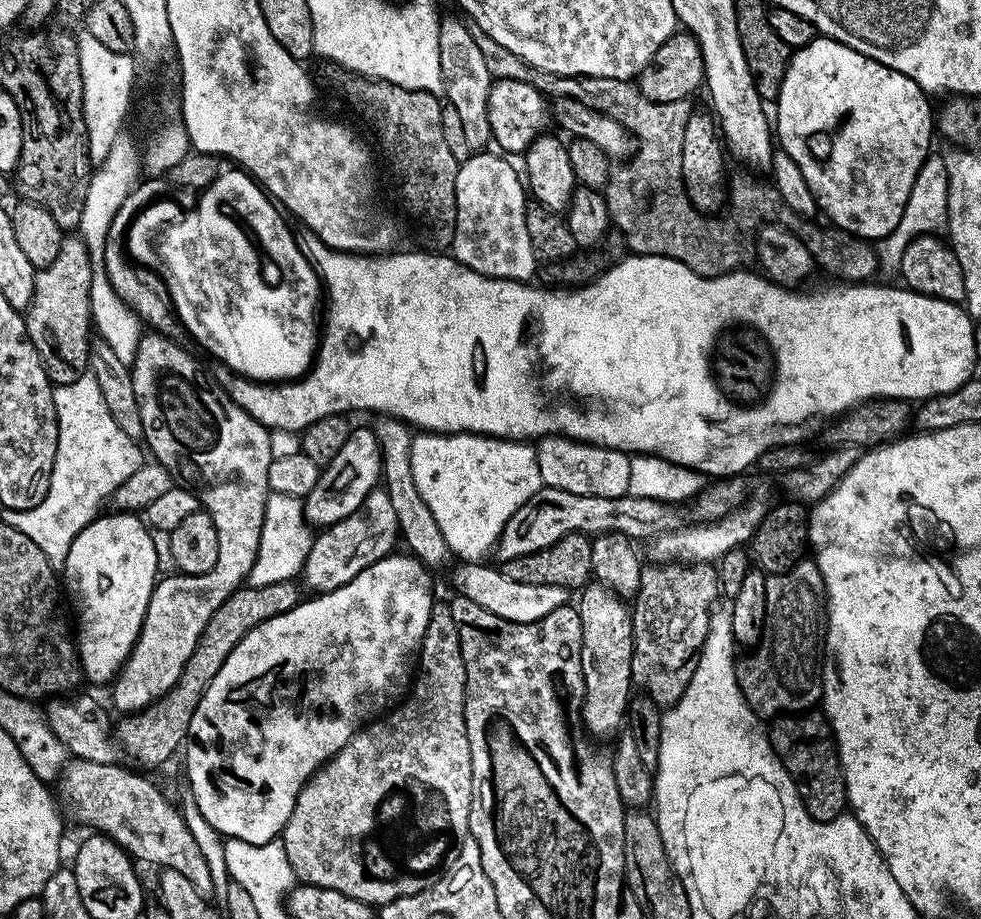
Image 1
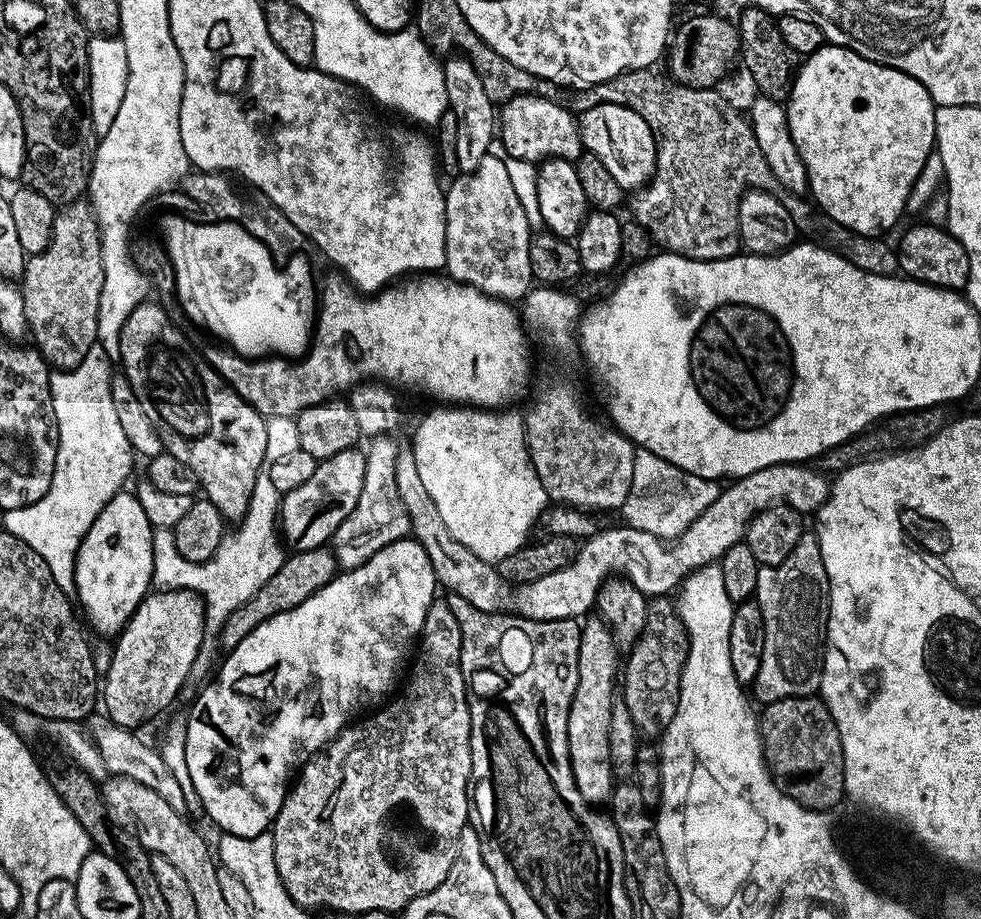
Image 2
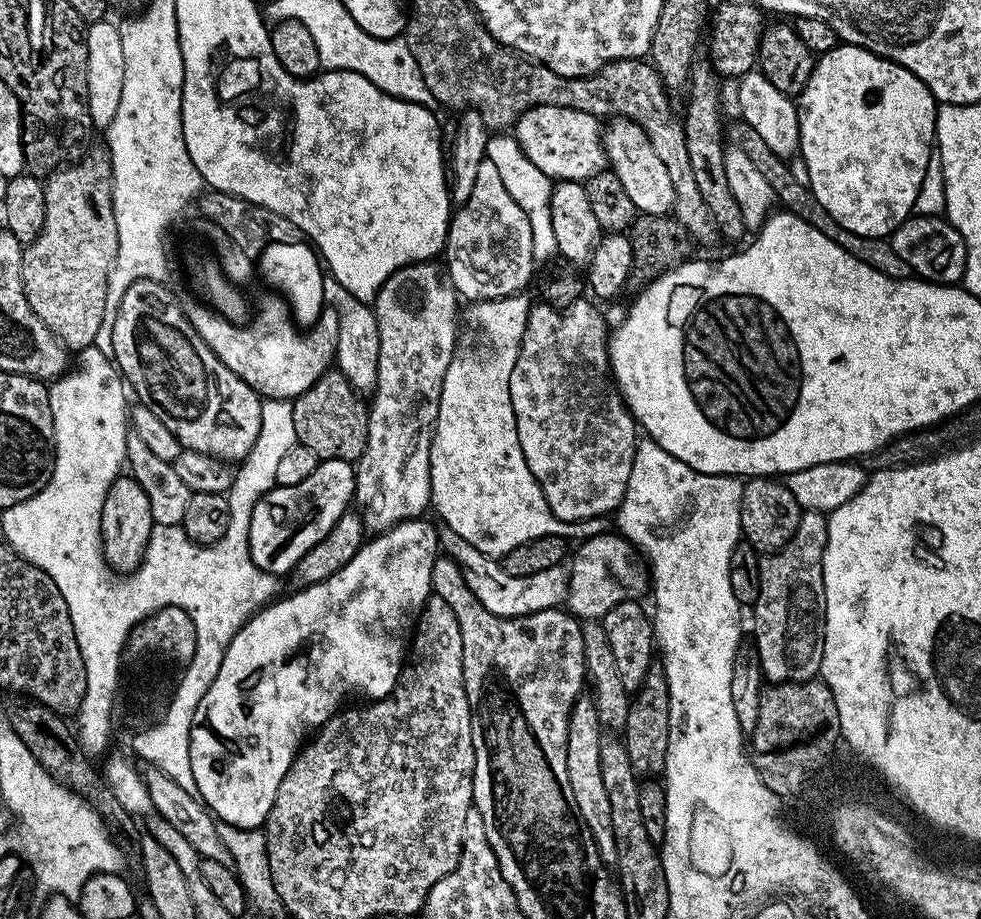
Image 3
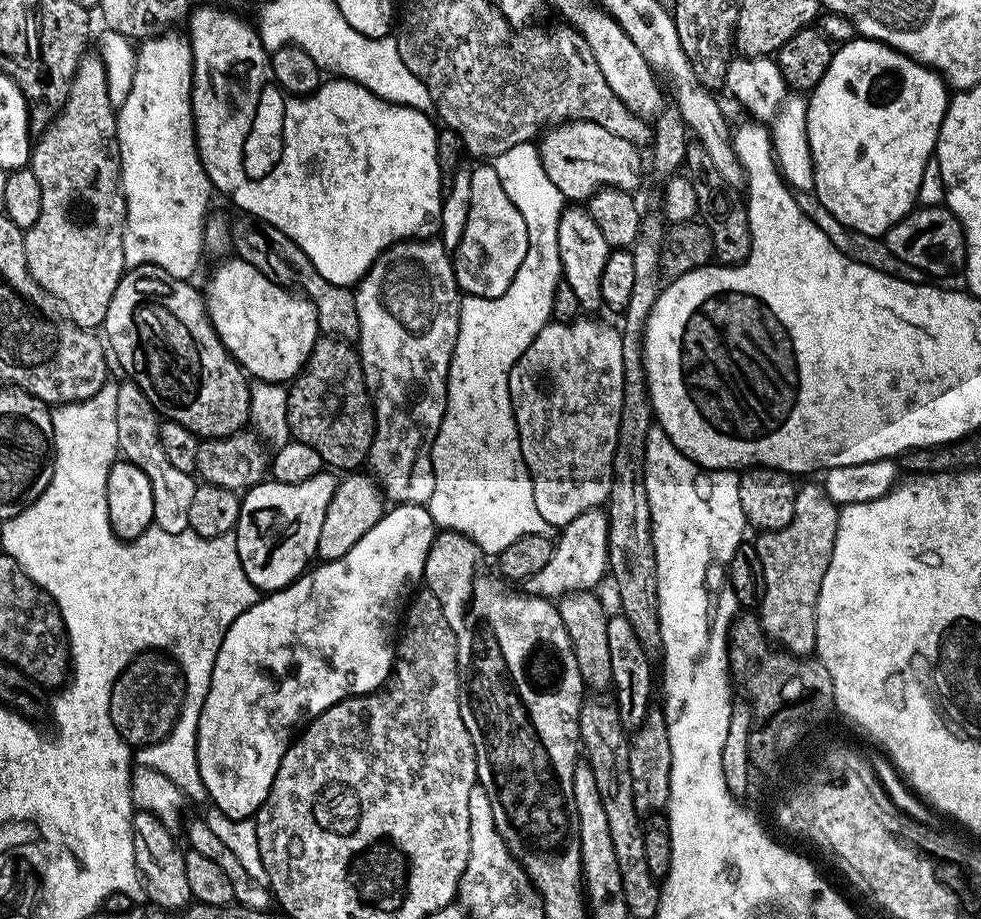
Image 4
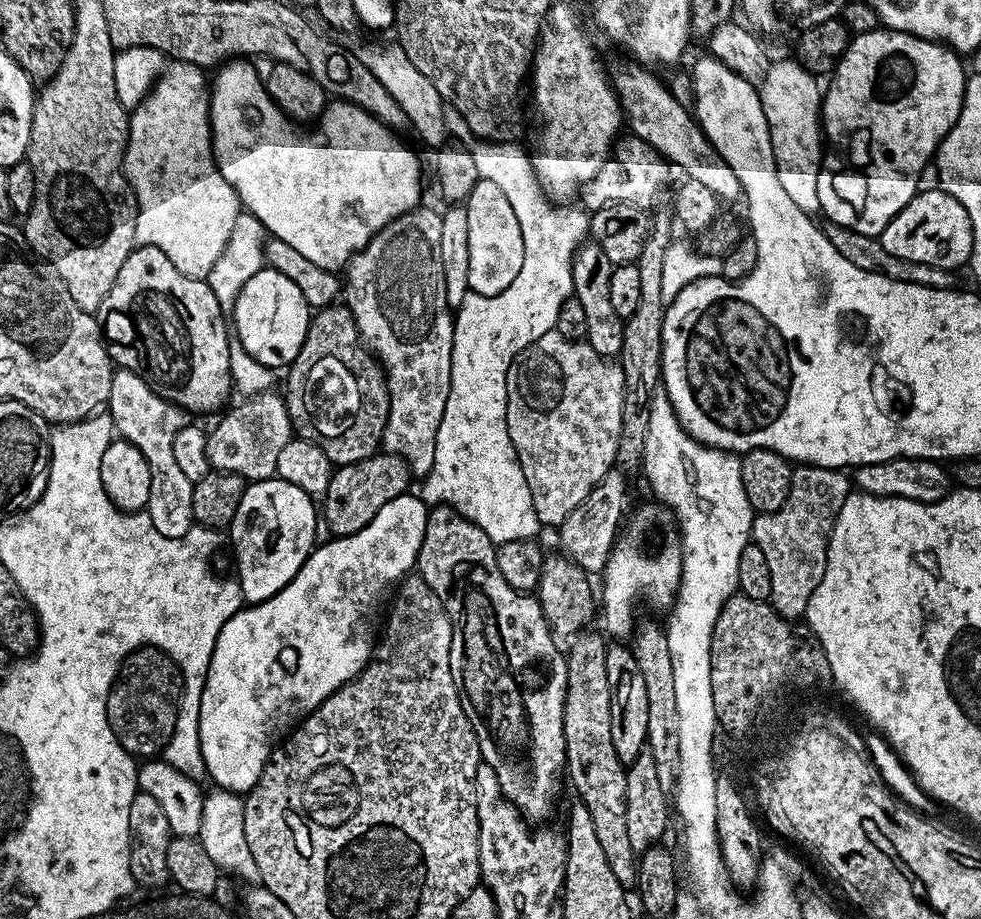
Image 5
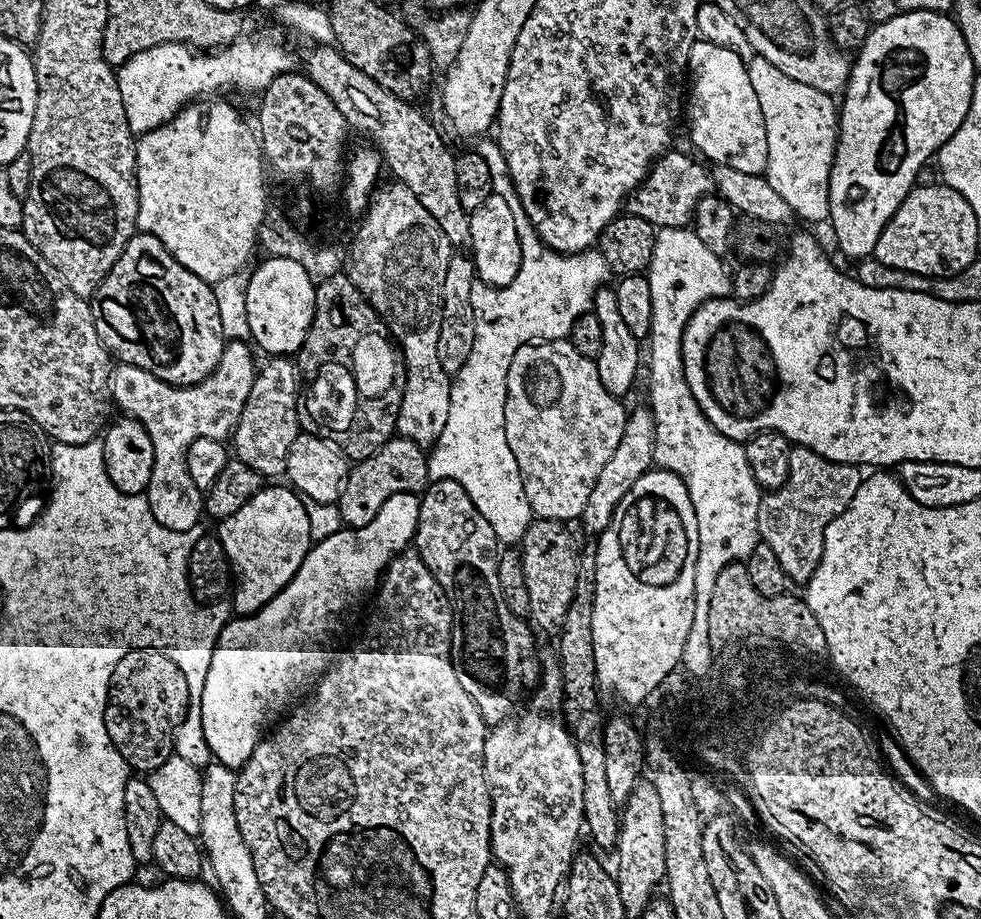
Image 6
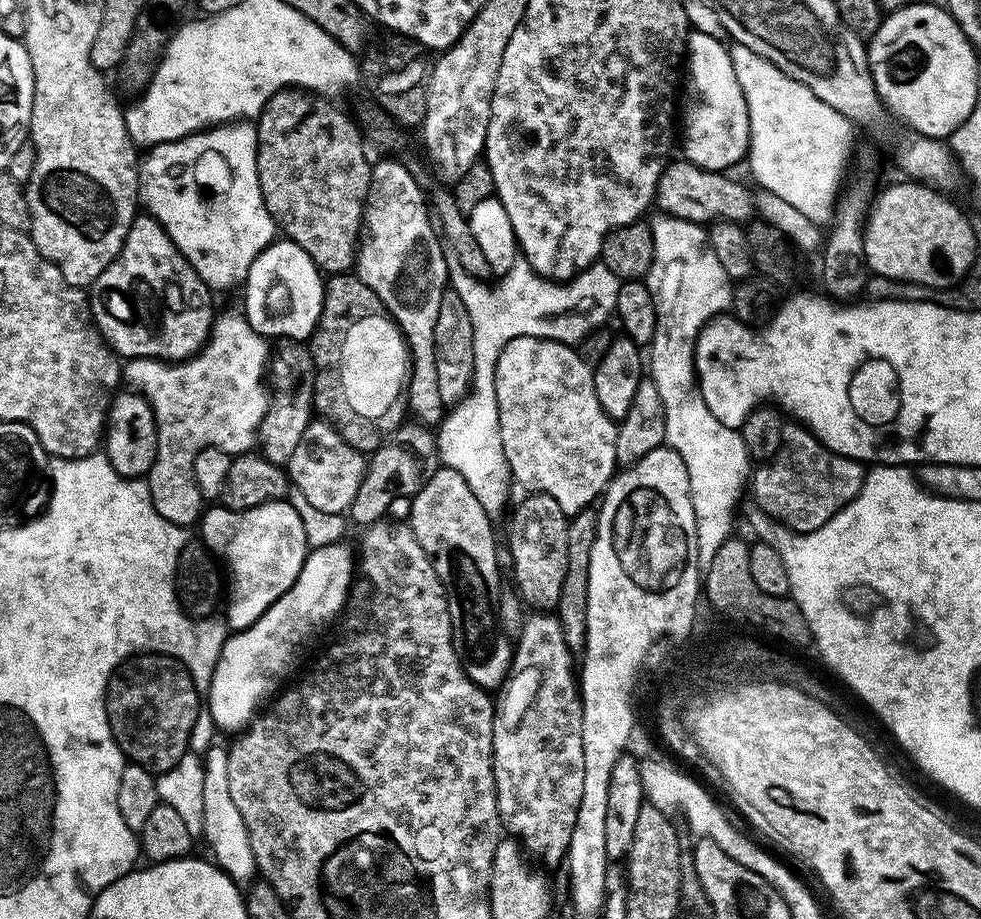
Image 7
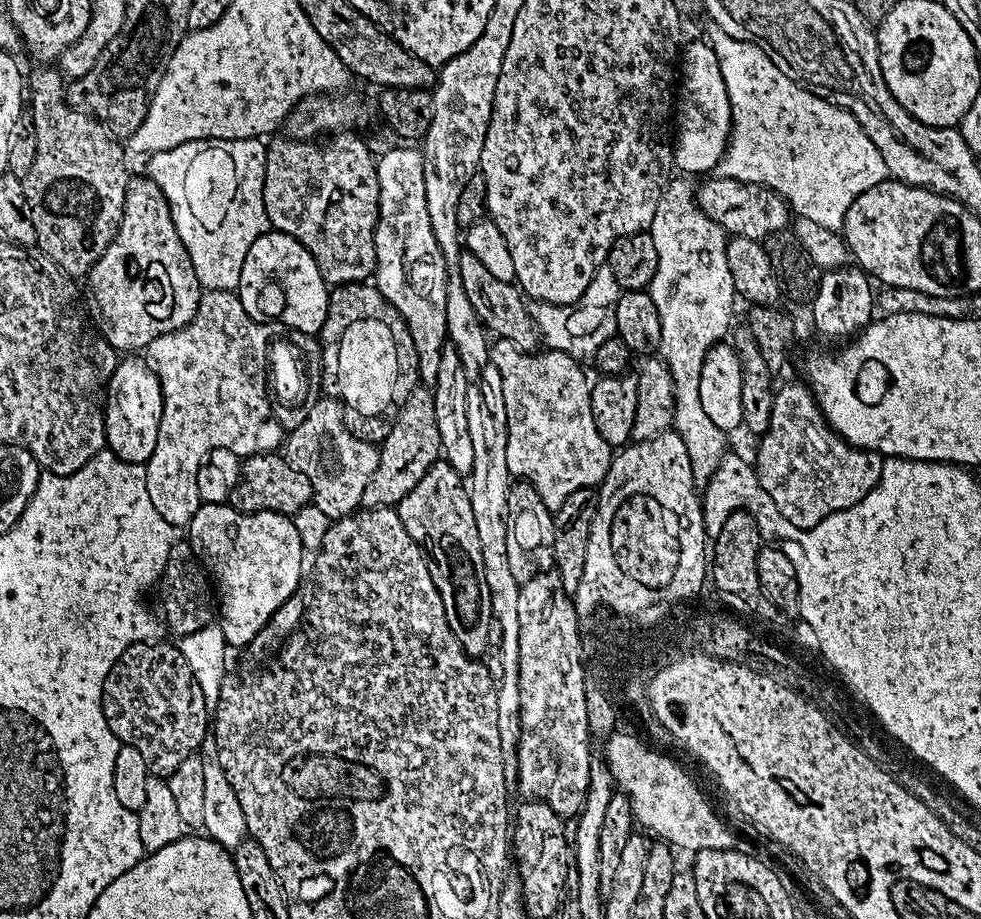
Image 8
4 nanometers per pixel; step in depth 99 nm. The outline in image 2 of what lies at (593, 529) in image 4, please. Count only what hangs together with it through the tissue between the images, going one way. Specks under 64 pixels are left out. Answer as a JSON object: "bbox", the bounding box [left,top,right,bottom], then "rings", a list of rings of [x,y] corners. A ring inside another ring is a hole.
{"bbox":[394,446,510,612],"rings":[[[404,446],[397,451],[394,478],[398,481],[398,494],[402,494],[402,504],[410,514],[411,535],[426,550],[426,558],[430,558],[430,566],[436,575],[436,583],[445,593],[466,598],[470,606],[478,606],[478,610],[498,612],[507,609],[510,604],[509,589],[500,577],[499,567],[486,563],[478,554],[466,550],[450,530],[446,530],[446,522],[442,522],[438,506],[430,499],[425,484],[418,474],[418,466],[414,466],[414,454],[411,447]],[[505,588],[505,589],[504,589]]]}

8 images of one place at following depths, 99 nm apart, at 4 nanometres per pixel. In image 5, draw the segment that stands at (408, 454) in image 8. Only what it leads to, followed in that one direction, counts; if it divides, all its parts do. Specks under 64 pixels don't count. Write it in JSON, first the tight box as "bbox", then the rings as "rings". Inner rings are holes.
{"bbox":[322,451,413,537],"rings":[[[386,451],[362,462],[341,464],[333,471],[330,486],[322,497],[323,523],[324,520],[328,523],[333,537],[358,534],[362,526],[370,526],[374,514],[378,514],[378,510],[382,510],[386,502],[405,495],[409,491],[408,483],[413,483],[413,480],[408,463],[402,457],[392,456]]]}

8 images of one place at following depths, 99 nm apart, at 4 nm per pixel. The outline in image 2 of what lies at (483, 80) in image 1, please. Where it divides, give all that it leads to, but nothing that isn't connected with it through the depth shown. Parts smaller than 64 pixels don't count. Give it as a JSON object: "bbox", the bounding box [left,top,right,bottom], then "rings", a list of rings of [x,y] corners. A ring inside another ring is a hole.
{"bbox":[443,54,498,173],"rings":[[[452,54],[443,61],[444,81],[446,82],[446,94],[448,106],[456,116],[460,127],[460,135],[456,138],[455,167],[460,167],[461,173],[478,170],[478,162],[490,155],[494,141],[498,136],[498,108],[486,94],[486,86],[482,86],[482,78],[478,70],[463,54]]]}

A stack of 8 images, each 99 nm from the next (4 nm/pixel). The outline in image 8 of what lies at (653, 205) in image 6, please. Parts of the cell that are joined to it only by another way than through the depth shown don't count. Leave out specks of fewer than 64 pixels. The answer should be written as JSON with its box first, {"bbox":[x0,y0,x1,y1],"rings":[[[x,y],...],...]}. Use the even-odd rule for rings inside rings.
{"bbox":[695,175,790,242],"rings":[[[713,175],[704,185],[695,189],[696,205],[728,236],[754,238],[763,242],[770,234],[783,232],[790,224],[790,205],[775,188],[751,184],[729,176]]]}

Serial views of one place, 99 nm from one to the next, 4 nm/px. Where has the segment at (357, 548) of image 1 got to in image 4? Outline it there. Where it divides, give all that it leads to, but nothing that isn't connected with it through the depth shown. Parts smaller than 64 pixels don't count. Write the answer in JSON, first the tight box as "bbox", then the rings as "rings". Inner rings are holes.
{"bbox":[354,238,462,505],"rings":[[[436,238],[391,244],[355,285],[354,295],[360,326],[360,365],[376,409],[376,433],[368,451],[367,467],[372,467],[371,475],[393,505],[427,505],[430,494],[434,494],[432,447],[446,410],[448,371],[460,321],[462,293],[456,285],[453,257]]]}

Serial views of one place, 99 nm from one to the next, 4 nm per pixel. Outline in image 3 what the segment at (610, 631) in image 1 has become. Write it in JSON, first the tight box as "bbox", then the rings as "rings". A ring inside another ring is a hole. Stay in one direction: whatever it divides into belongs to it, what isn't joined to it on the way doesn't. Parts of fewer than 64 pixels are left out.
{"bbox":[566,695,616,866],"rings":[[[581,695],[574,702],[572,713],[568,715],[568,733],[566,734],[566,775],[570,777],[570,791],[574,793],[574,802],[582,822],[590,826],[594,842],[600,851],[604,863],[612,866],[616,863],[616,839],[614,822],[610,822],[610,798],[606,794],[606,782],[602,782],[602,742],[606,739],[598,718],[591,695]]]}

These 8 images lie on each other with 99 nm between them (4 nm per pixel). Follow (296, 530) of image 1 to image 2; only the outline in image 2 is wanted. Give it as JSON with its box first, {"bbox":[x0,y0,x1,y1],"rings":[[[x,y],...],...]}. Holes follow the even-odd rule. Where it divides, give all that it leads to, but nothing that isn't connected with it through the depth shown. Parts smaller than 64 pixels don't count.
{"bbox":[152,470,286,634],"rings":[[[261,470],[257,472],[254,490],[250,494],[248,512],[233,527],[236,529],[233,532],[231,529],[225,535],[224,541],[220,543],[218,550],[214,554],[214,558],[210,558],[206,562],[199,564],[198,562],[186,562],[186,558],[182,558],[182,554],[178,554],[175,551],[169,554],[169,556],[163,550],[157,551],[154,558],[154,566],[152,567],[153,585],[160,590],[185,588],[191,592],[197,592],[204,600],[205,629],[212,634],[219,633],[220,627],[226,622],[226,618],[230,618],[230,614],[234,610],[238,610],[238,606],[242,606],[242,602],[246,602],[246,598],[258,594],[258,590],[262,586],[266,586],[266,582],[270,578],[274,578],[274,574],[278,574],[282,562],[286,559],[286,548],[282,543],[281,537],[278,535],[278,517],[280,514],[281,499],[282,493],[274,490],[267,471]]]}

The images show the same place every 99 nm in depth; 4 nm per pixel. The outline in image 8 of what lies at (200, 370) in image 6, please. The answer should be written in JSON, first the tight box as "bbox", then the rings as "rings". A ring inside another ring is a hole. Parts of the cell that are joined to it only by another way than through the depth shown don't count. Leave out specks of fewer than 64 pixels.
{"bbox":[87,174,202,350],"rings":[[[140,174],[140,176],[133,175],[129,179],[126,186],[126,202],[122,206],[122,218],[120,219],[119,226],[116,227],[116,237],[110,242],[110,246],[106,246],[104,253],[96,259],[87,276],[88,284],[92,287],[92,300],[96,303],[96,312],[100,315],[100,320],[98,319],[98,331],[101,336],[105,336],[108,339],[108,344],[117,350],[123,350],[123,348],[128,348],[124,350],[147,349],[148,344],[154,342],[154,338],[158,338],[162,334],[176,332],[180,328],[186,327],[196,317],[196,311],[200,305],[202,295],[200,283],[194,274],[194,266],[190,262],[190,254],[186,250],[182,238],[178,238],[178,230],[174,226],[174,218],[170,214],[170,206],[166,202],[162,190],[147,174]]]}

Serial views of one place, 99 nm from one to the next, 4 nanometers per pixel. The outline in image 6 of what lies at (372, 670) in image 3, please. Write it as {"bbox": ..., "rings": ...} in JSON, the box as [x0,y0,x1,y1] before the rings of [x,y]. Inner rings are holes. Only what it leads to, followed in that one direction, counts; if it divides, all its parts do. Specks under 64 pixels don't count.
{"bbox":[202,492,420,770],"rings":[[[415,492],[386,498],[382,510],[366,526],[344,526],[341,532],[332,532],[325,540],[317,539],[292,575],[292,581],[269,604],[251,614],[229,619],[216,639],[214,658],[210,658],[210,670],[206,670],[206,686],[202,686],[202,726],[209,749],[219,763],[239,770],[250,758],[254,746],[293,707],[292,699],[303,688],[311,689],[332,667],[337,655],[336,639],[343,634],[344,623],[355,614],[363,596],[379,585],[390,561],[415,541],[419,509],[420,496]]]}

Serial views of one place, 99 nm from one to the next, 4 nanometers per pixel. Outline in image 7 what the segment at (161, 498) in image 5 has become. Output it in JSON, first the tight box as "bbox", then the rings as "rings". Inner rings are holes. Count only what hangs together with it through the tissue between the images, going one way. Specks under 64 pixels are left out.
{"bbox":[122,315,269,526],"rings":[[[217,315],[212,322],[212,334],[207,344],[200,349],[195,355],[189,356],[187,360],[179,362],[169,362],[167,360],[151,360],[145,356],[133,356],[123,365],[122,376],[125,381],[129,380],[131,387],[140,395],[145,396],[148,404],[152,407],[152,413],[156,419],[156,457],[152,463],[152,469],[149,470],[146,477],[148,489],[152,495],[152,505],[154,510],[158,510],[158,514],[162,514],[162,518],[166,518],[166,522],[174,522],[181,526],[192,526],[199,521],[202,515],[202,497],[196,479],[194,478],[194,458],[198,458],[198,454],[207,448],[223,448],[229,454],[239,454],[241,452],[253,451],[254,445],[258,440],[260,423],[268,409],[269,393],[264,393],[264,367],[268,364],[268,344],[269,341],[265,337],[259,336],[258,333],[250,326],[250,322],[245,320],[243,315],[236,316],[220,316]]]}

